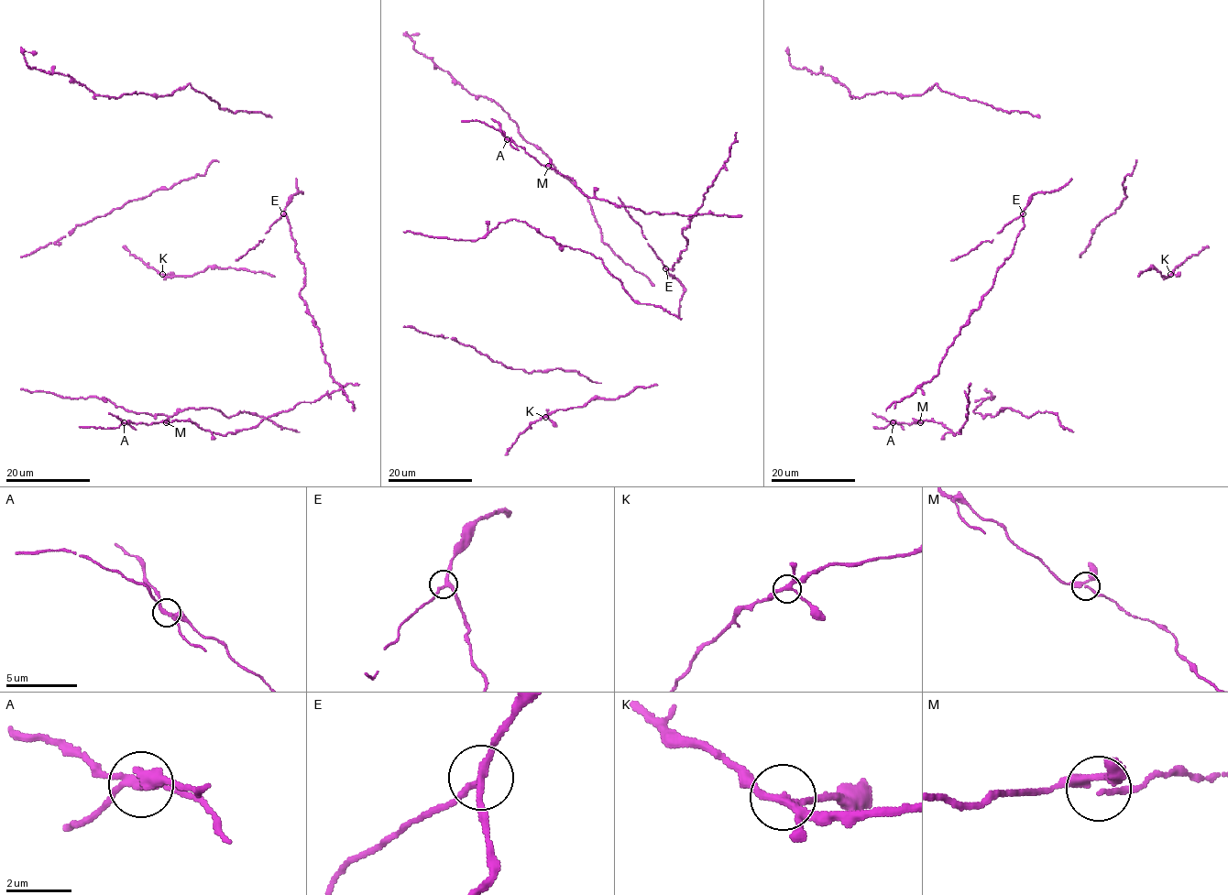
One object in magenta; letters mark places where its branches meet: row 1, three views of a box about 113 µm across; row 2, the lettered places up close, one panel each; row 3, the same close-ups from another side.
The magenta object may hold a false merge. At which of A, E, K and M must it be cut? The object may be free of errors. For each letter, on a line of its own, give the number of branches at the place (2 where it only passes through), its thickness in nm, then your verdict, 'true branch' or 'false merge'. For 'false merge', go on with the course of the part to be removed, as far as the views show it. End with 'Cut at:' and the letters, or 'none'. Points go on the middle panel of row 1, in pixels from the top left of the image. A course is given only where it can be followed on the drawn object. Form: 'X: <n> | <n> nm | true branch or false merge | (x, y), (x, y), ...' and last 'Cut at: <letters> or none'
A: 4 | 220 nm | false merge | (507, 138), (499, 125), (491, 118)
E: 3 | 190 nm | true branch
K: 4 | 200 nm | true branch
M: 3 | 170 nm | true branch
Cut at: A

